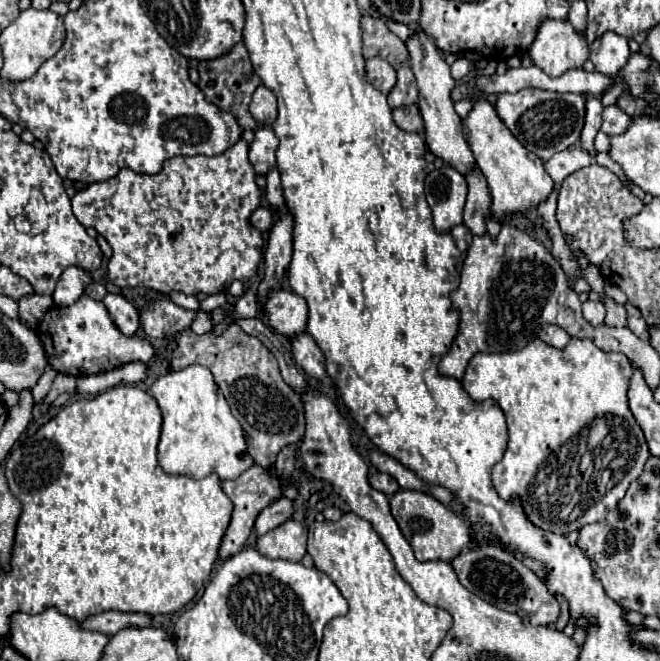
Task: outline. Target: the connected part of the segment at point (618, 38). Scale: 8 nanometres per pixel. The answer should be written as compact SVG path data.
M604 33L590 45L590 59L598 73L614 77L630 59L628 39L616 33Z

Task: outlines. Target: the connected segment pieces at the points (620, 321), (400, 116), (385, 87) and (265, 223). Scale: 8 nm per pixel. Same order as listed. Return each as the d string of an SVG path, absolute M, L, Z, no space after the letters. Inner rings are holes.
M604 297L604 305L606 305L606 325L610 327L624 327L626 325L626 311L622 305L618 305L616 301L612 301L610 297Z
M416 105L394 109L394 121L400 129L404 131L414 131L414 133L424 133L424 121L420 115L420 109Z
M372 57L366 61L366 79L384 95L396 85L396 69L382 57Z
M260 207L260 209L256 209L256 211L252 213L250 221L252 221L252 225L258 227L260 231L268 231L268 229L272 227L272 223L274 223L274 211L272 211L270 207Z

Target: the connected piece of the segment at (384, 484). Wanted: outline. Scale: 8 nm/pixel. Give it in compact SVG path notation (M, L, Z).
M376 471L374 475L370 475L370 485L372 485L374 489L386 493L388 497L400 489L400 485L396 483L394 477L390 477L388 473L380 473L380 471Z

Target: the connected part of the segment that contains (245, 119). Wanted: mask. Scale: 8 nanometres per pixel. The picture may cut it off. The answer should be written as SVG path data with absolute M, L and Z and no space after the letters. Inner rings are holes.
M242 43L234 45L222 57L216 57L216 59L210 59L210 61L200 61L198 63L198 73L200 73L198 87L204 91L204 95L210 103L214 103L222 111L230 111L236 117L236 121L240 123L240 127L246 127L246 129L256 129L258 127L254 117L248 113L248 103L252 99L254 89L260 85L260 77L254 73L252 63L248 59L248 51Z

